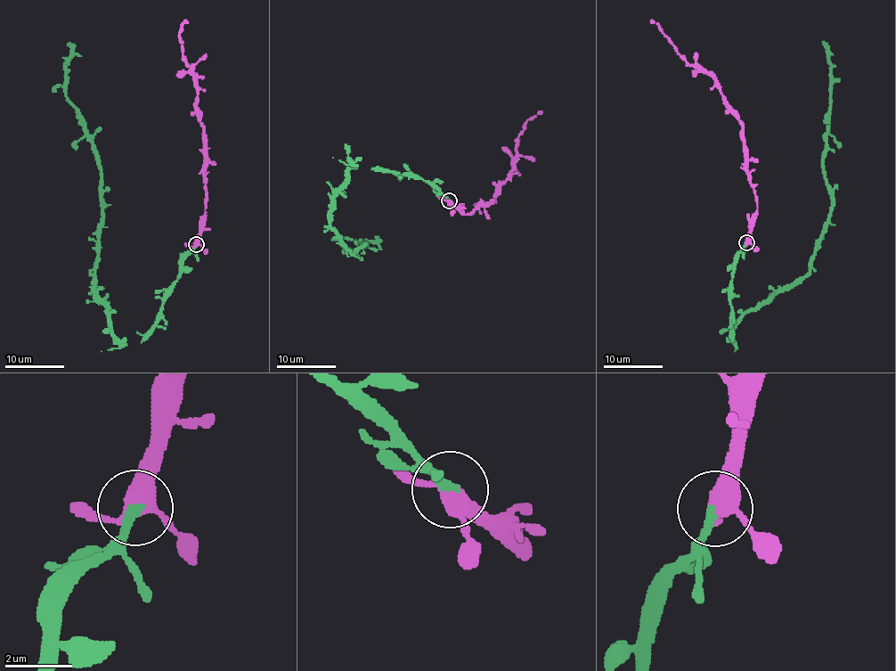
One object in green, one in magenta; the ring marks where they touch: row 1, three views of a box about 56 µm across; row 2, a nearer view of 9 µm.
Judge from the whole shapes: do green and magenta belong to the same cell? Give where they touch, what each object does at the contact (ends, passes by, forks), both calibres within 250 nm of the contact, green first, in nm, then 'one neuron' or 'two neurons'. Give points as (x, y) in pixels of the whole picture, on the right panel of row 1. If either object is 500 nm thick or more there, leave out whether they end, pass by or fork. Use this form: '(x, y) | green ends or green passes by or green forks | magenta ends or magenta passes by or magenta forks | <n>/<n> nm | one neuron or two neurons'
(746, 242) | green ends | magenta forks | 280/360 nm | one neuron

